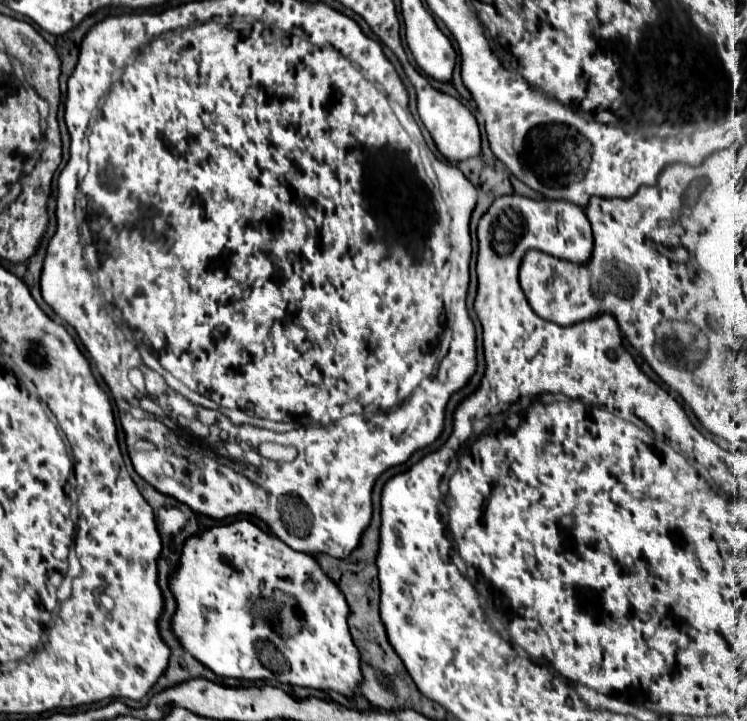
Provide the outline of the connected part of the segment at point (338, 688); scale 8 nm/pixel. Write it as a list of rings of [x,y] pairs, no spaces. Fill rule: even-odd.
[[[238,520],[234,524],[228,524],[228,526],[216,526],[216,528],[210,528],[206,530],[204,534],[200,536],[194,536],[194,538],[188,538],[188,542],[184,544],[184,560],[180,560],[178,568],[176,568],[176,576],[172,576],[172,592],[176,596],[176,602],[178,602],[178,608],[176,608],[176,614],[174,614],[174,620],[172,620],[172,628],[176,632],[176,636],[180,636],[180,642],[182,646],[198,660],[202,662],[206,668],[210,668],[212,672],[218,674],[218,676],[224,676],[224,678],[244,678],[244,680],[280,680],[284,684],[296,684],[296,686],[304,686],[304,688],[316,688],[316,690],[324,690],[324,692],[340,692],[344,696],[352,696],[356,690],[358,690],[358,684],[362,680],[360,676],[360,654],[356,652],[356,646],[352,644],[352,636],[348,632],[348,624],[346,624],[346,618],[348,618],[348,604],[344,600],[344,596],[340,594],[340,590],[336,590],[336,586],[332,584],[332,580],[328,580],[328,576],[324,576],[324,572],[320,572],[316,560],[312,556],[304,556],[302,552],[294,552],[292,548],[288,548],[280,538],[272,536],[272,534],[266,534],[262,532],[258,526],[254,526],[252,522],[248,520]],[[274,590],[280,590],[288,596],[292,596],[296,600],[296,606],[300,608],[302,612],[302,626],[300,630],[296,632],[296,636],[282,636],[274,630],[274,626],[268,622],[268,620],[258,620],[254,614],[252,614],[252,604],[256,598],[272,598]],[[262,642],[268,642],[268,648],[262,648]],[[238,646],[242,648],[244,646],[244,654],[238,654]],[[236,656],[244,656],[242,658],[242,664],[236,664]]]

